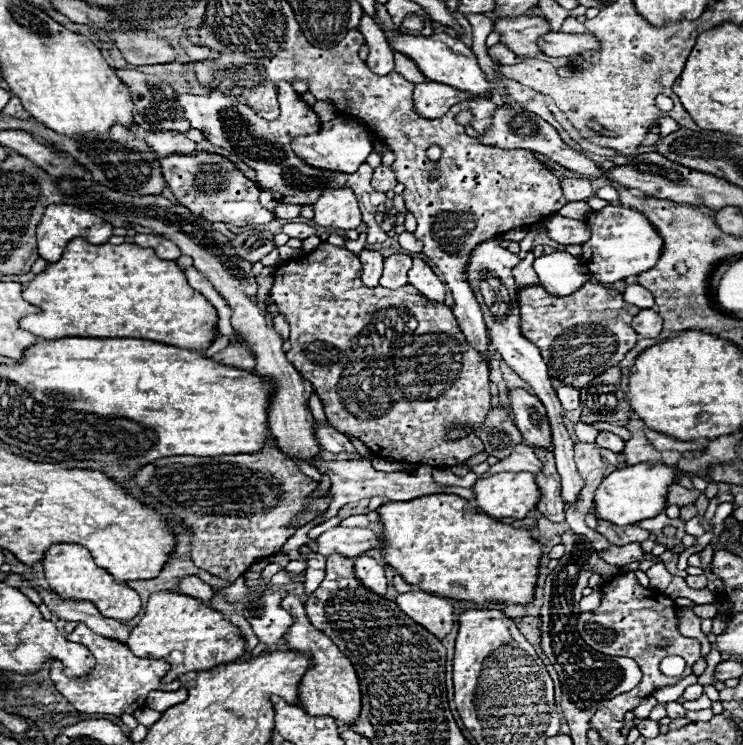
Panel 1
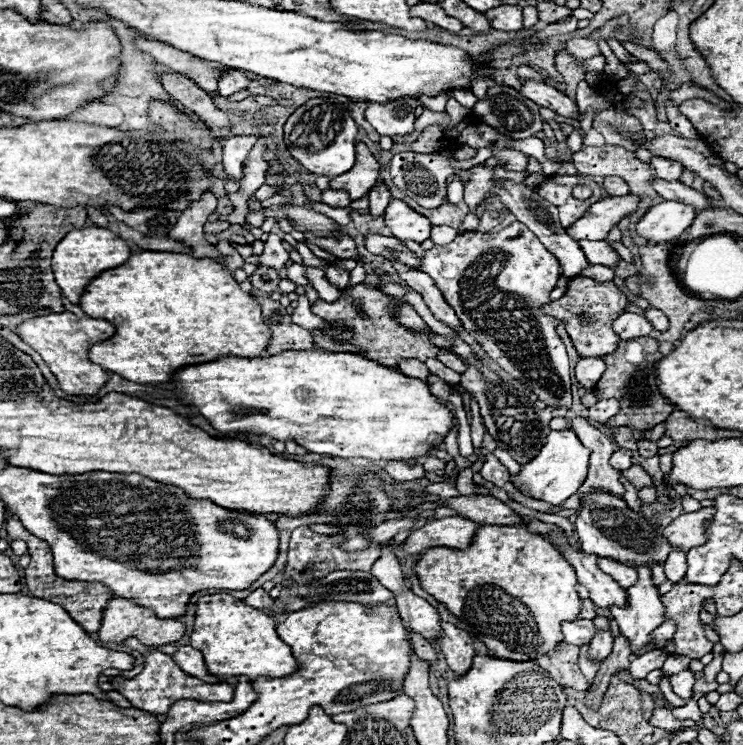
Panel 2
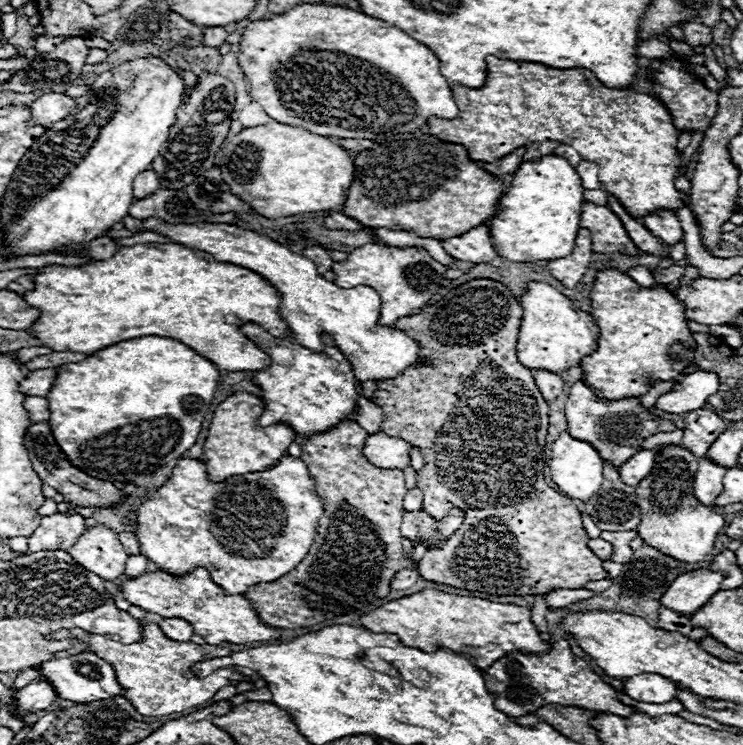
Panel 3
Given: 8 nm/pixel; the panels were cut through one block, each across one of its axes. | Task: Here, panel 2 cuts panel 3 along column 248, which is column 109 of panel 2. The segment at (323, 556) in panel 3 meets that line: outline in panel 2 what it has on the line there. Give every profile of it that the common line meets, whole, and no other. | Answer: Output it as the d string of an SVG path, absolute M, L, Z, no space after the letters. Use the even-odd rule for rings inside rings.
M14 514L8 516L6 530L8 530L8 534L10 534L12 540L20 538L20 540L24 540L24 542L28 544L28 552L30 552L30 556L32 556L32 562L30 562L30 566L24 570L24 572L26 572L24 578L26 578L26 586L28 586L28 590L32 592L32 596L42 598L42 600L50 600L50 602L54 602L54 604L64 606L64 608L68 610L68 614L70 614L86 632L98 632L98 630L100 630L100 624L102 624L102 610L106 608L104 604L108 604L108 600L114 598L112 590L106 588L104 584L98 584L98 582L78 582L78 580L64 580L64 578L56 576L50 546L48 546L44 540L36 538L34 534L30 534L30 532L22 526L22 522L18 520L18 516L14 516Z

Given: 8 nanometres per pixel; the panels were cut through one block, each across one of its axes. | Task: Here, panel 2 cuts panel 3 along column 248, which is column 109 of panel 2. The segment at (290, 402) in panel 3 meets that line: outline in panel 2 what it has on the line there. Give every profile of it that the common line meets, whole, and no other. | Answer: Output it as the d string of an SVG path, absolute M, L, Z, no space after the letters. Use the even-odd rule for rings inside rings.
M72 312L32 318L18 326L20 338L44 358L44 362L50 366L50 370L58 378L60 388L66 394L76 394L76 396L96 396L98 390L108 382L108 378L110 378L108 372L102 370L98 364L90 362L88 350L90 350L90 346L112 338L114 332L116 332L116 328L106 320L96 320L90 316L78 318Z

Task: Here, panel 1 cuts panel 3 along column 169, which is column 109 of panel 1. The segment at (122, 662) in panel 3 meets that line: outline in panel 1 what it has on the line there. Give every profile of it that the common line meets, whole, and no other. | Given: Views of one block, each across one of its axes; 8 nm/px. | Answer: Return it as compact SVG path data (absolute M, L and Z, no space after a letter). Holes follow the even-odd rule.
M82 622L68 634L68 640L84 644L96 658L96 666L90 674L70 678L62 672L62 662L52 660L50 664L50 678L56 684L58 692L68 698L68 702L78 710L86 714L134 714L138 708L144 706L144 698L152 690L168 690L168 684L162 684L160 678L170 670L168 662L164 658L158 660L148 660L148 658L138 658L134 656L126 644L104 638L100 634L94 634L88 630Z

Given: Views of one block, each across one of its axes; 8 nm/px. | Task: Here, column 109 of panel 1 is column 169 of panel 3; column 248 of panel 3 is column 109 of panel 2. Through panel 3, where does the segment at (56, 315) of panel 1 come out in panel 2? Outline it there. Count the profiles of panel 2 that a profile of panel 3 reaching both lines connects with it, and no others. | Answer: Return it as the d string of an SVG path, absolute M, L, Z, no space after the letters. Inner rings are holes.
M140 252L132 254L120 268L112 268L94 278L80 300L82 310L92 318L104 318L116 326L112 340L90 348L90 360L104 370L136 384L162 386L172 380L176 370L190 364L204 364L226 356L260 356L272 340L272 330L264 324L260 304L250 292L244 292L232 272L210 258L196 260L190 254L176 252Z

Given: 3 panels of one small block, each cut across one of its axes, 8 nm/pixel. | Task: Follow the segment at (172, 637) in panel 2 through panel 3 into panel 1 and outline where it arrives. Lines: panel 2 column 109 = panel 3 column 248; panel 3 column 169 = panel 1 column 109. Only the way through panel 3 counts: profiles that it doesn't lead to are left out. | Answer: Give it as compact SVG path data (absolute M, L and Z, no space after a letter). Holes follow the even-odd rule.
M54 544L44 554L42 566L50 590L60 594L62 598L90 600L106 618L114 618L120 622L132 620L140 612L140 596L132 588L114 582L114 578L104 568L98 568L94 564L90 552L80 544Z

